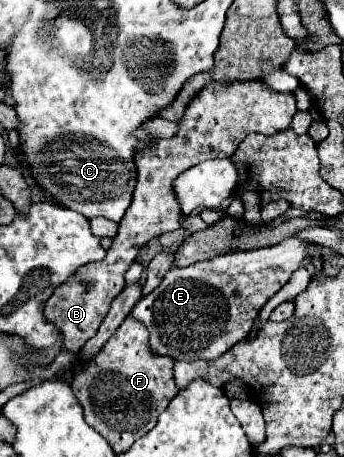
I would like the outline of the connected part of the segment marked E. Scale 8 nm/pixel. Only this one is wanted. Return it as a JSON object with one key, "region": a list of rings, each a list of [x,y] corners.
{"region":[[[290,237],[272,247],[244,253],[226,253],[190,267],[172,267],[154,293],[144,295],[130,315],[150,331],[150,349],[174,361],[218,359],[238,341],[246,339],[264,303],[302,265],[310,249],[324,247],[312,241]]]}

